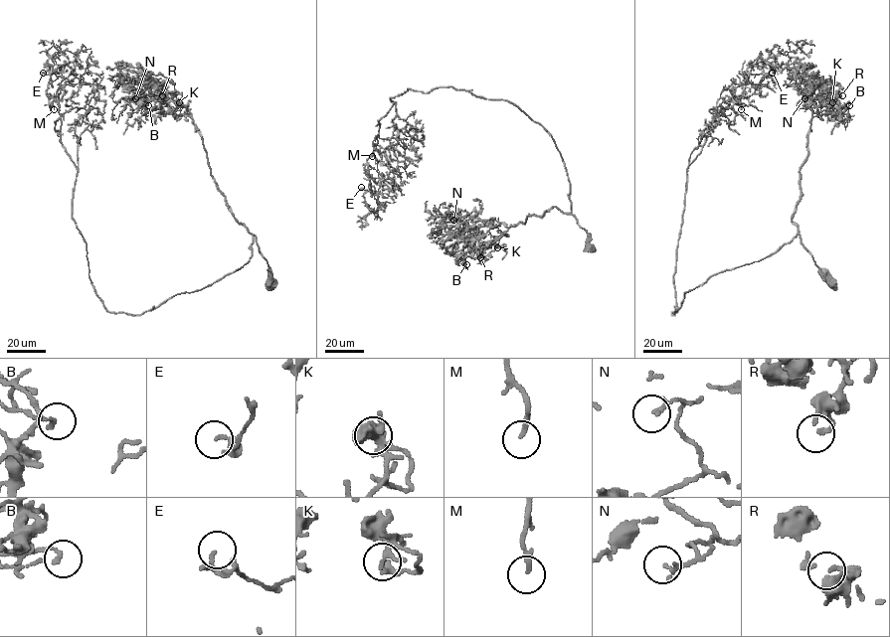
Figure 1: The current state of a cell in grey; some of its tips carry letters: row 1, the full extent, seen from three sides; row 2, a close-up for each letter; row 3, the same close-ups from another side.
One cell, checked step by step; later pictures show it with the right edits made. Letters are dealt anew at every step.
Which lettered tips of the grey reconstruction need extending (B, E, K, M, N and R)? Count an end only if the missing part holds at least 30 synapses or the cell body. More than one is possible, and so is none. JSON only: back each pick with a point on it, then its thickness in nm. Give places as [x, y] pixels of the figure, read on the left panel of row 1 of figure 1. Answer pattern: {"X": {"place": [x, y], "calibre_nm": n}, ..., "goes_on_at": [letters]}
{"M": {"place": [54, 109], "calibre_nm": 180}, "goes_on_at": ["M"]}

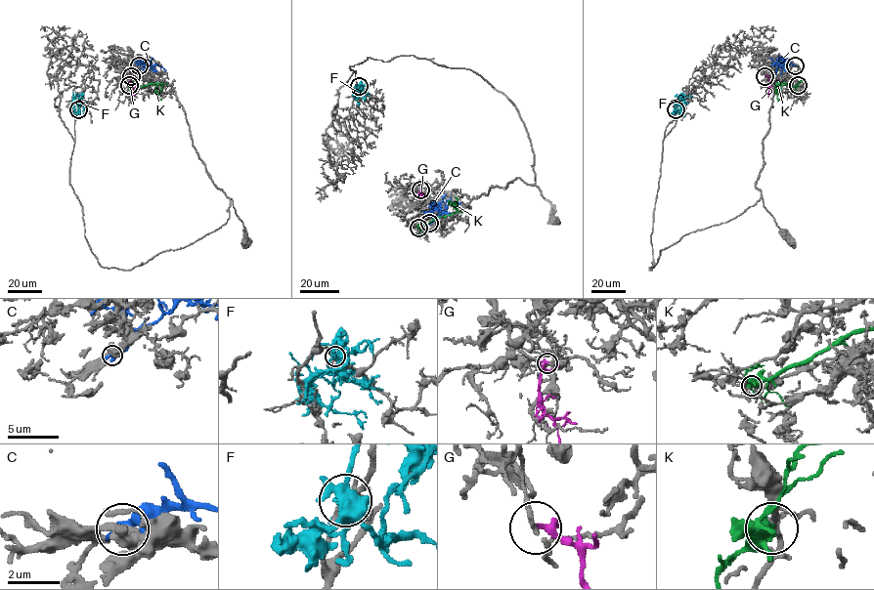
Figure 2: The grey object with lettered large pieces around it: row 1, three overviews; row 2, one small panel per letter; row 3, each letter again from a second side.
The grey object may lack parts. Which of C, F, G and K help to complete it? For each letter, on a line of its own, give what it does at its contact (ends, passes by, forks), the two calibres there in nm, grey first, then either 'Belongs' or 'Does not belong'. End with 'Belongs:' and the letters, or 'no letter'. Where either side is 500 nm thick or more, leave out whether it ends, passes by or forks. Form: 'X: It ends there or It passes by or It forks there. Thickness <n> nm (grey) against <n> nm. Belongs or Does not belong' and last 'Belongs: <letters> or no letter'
C: It ends there. Thickness 400 nm (grey) against 440 nm. Does not belong
F: It forks there. Thickness 180 nm (grey) against 440 nm. Does not belong
G: It ends there. Thickness 140 nm (grey) against 220 nm. Does not belong
K: It forks there. Thickness 220 nm (grey) against 440 nm. Does not belong
Belongs: no letter

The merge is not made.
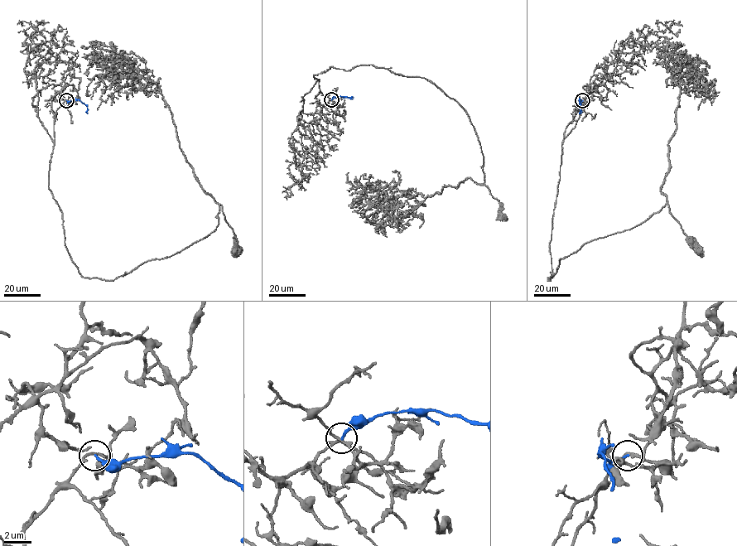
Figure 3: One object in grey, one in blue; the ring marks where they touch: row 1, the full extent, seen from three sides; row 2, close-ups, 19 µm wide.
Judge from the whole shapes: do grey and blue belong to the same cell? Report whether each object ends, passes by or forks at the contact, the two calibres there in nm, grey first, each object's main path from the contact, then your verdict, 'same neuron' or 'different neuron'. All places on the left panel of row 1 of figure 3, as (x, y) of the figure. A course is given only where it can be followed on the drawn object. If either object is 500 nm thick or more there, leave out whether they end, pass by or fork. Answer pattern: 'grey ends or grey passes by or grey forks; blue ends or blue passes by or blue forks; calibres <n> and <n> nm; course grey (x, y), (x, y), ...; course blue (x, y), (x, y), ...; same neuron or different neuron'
grey passes by; blue ends; calibres 180 and 190 nm; course grey (66, 100), (48, 187), (83, 277), (110, 281), (179, 253), (216, 229), (219, 204), (238, 250); course blue (66, 100), (79, 100), (87, 106), (87, 113); different neuron

